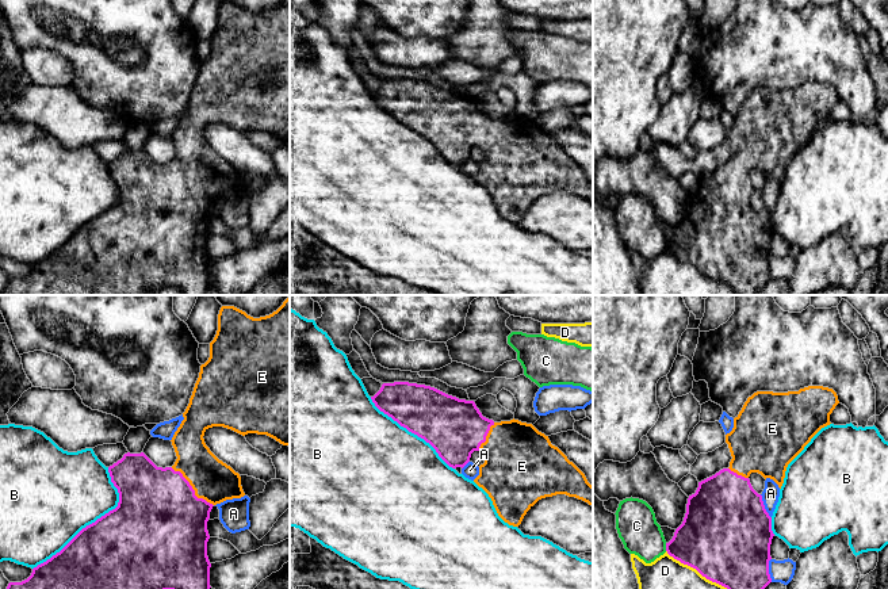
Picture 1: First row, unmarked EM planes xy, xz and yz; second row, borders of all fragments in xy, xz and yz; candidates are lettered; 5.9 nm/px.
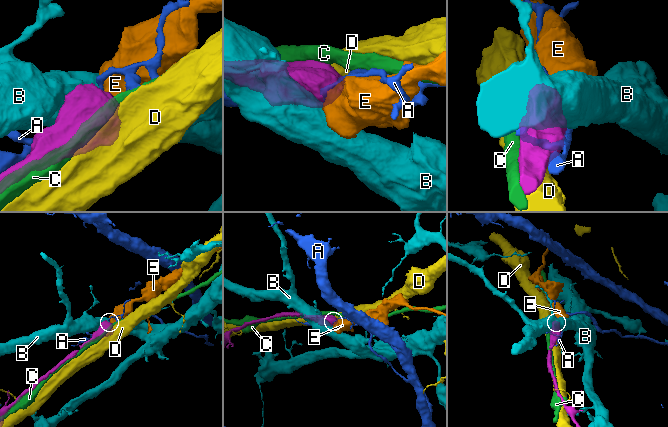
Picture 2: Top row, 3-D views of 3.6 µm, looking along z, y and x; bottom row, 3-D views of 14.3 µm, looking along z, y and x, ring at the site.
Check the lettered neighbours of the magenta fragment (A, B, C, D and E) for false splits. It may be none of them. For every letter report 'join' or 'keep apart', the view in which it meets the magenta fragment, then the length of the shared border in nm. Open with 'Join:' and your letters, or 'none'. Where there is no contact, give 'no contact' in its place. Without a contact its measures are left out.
Join: E
A: keep apart; contact in yz; length 160 nm
B: keep apart; contact in xy; length 750 nm
C: keep apart; contact in yz; length 50 nm
D: keep apart; contact in yz; length 500 nm
E: join; contact in xy; length 340 nm

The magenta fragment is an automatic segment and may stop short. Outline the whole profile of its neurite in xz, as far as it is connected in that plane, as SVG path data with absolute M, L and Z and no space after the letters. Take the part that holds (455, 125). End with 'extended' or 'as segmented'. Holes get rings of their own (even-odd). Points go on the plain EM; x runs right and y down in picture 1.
M409 79L383 80L371 96L380 108L429 139L452 165L463 165L471 150L481 148L485 160L474 179L489 191L498 213L509 222L518 223L539 196L556 191L575 194L593 203L593 183L585 171L532 121L514 115L494 119L482 112L474 97Z | extended

